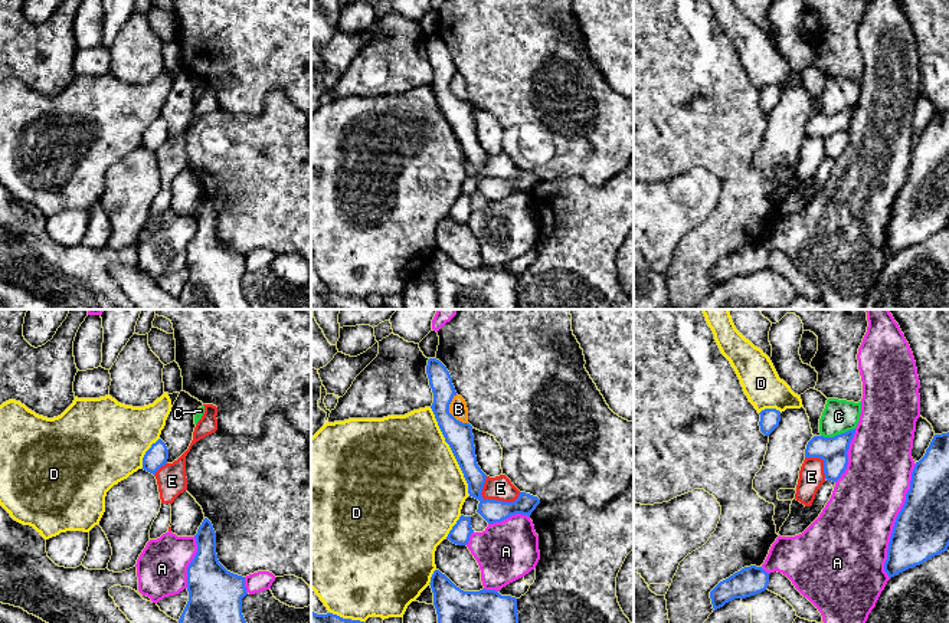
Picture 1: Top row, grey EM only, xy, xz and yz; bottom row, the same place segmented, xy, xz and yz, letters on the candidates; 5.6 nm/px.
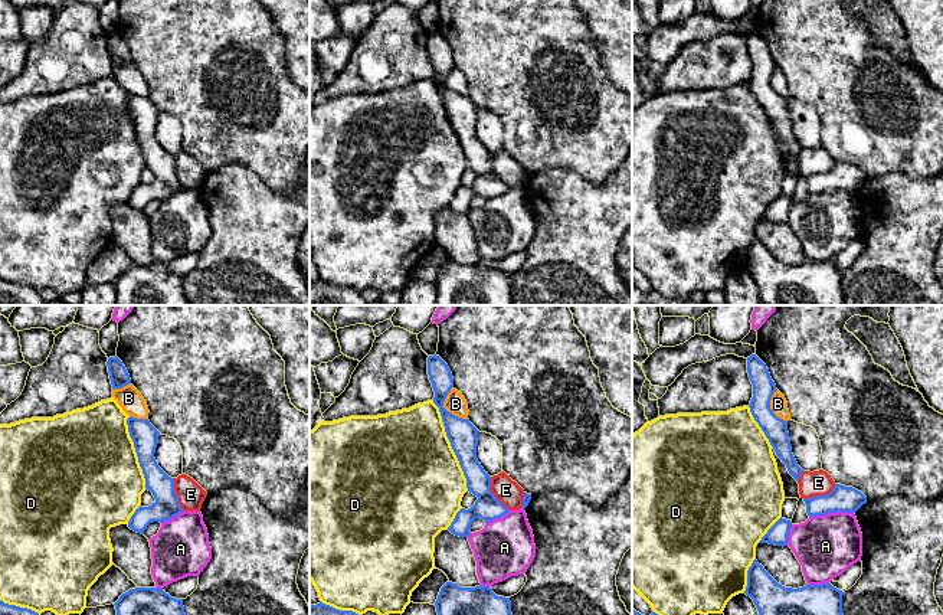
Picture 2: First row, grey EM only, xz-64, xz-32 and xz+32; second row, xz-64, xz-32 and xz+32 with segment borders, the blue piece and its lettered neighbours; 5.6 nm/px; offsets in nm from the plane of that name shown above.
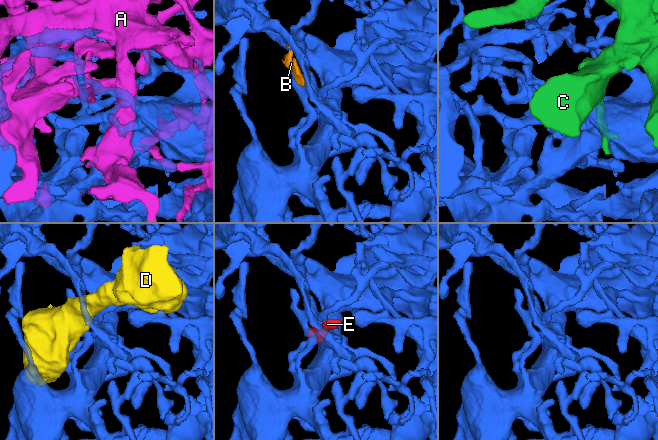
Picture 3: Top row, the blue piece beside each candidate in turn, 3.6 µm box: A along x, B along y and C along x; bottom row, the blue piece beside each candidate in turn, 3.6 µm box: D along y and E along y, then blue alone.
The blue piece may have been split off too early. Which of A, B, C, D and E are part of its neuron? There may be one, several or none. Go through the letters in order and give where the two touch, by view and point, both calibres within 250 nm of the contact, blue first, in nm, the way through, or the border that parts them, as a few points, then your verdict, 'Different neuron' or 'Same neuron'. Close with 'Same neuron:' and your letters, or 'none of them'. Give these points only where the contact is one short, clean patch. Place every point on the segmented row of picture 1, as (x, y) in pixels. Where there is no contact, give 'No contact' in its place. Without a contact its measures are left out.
A: Touches blue at yz (896, 521). Thickness 300 nm (blue) against 420 nm. Different neuron
B: Touches blue at xz (448, 412). Thickness 150 nm (blue) against 100 nm. Boundary: xz (454, 394), (450, 412), (467, 423). Different neuron
C: Touches blue at yz (837, 435). Thickness 160 nm (blue) against 190 nm. Different neuron
D: Touches blue at xz (451, 449). Thickness 150 nm (blue) against 500 nm. Different neuron
E: Touches blue at xz (500, 501). Thickness 130 nm (blue) against 140 nm. Boundary: xz (520, 492), (513, 501), (486, 499), (480, 494). Different neuron
Same neuron: none of them

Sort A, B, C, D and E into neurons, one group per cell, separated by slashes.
A / B E / C / D

